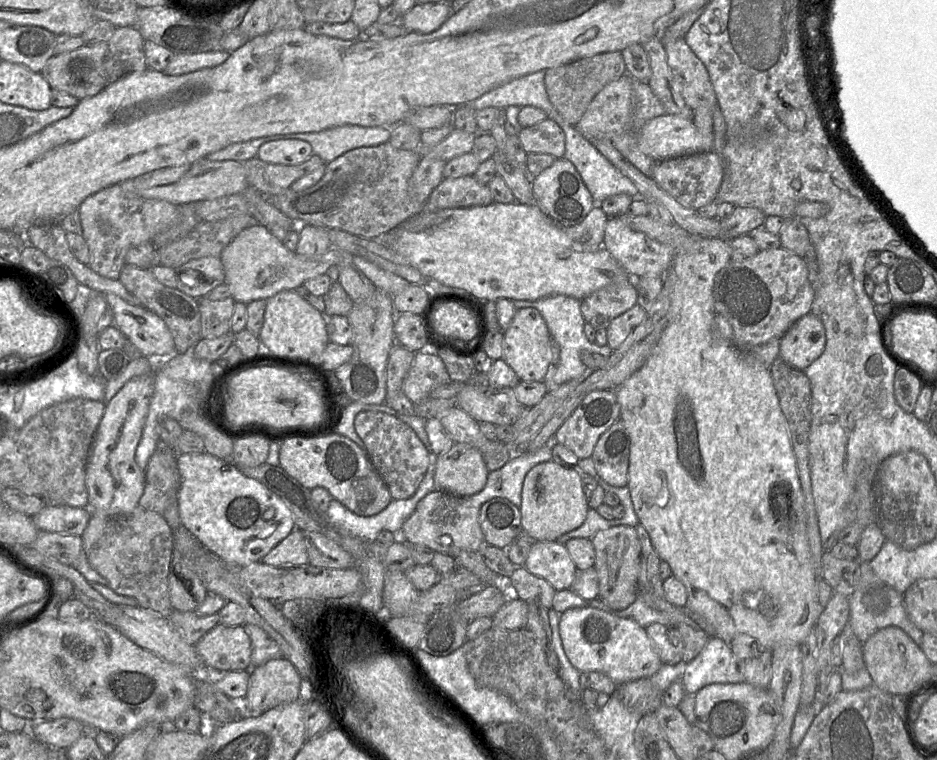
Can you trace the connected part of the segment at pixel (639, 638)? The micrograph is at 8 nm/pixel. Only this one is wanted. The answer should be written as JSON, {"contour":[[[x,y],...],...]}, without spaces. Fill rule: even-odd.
{"contour":[[[591,606],[570,608],[560,617],[559,631],[564,651],[579,671],[598,671],[616,684],[650,678],[663,664],[646,629],[629,618],[622,618]]]}

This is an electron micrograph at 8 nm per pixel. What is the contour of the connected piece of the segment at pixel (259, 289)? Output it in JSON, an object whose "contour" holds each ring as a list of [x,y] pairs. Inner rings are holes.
{"contour":[[[260,224],[241,231],[223,250],[220,259],[225,273],[224,283],[229,286],[235,302],[248,304],[256,300],[267,300],[285,290],[294,290],[337,265],[339,250],[329,249],[319,257],[304,257],[290,251],[283,241],[271,234],[267,227]]]}

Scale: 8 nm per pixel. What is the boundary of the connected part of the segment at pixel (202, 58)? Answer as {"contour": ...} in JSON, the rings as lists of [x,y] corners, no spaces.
{"contour":[[[224,50],[194,54],[175,54],[163,73],[170,76],[188,74],[203,68],[218,66],[224,63],[229,56],[230,53]]]}

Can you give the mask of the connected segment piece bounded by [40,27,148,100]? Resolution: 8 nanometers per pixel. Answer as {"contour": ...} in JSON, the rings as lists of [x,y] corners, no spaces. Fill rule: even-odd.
{"contour":[[[117,27],[108,41],[83,45],[71,52],[55,54],[40,72],[51,89],[83,100],[97,95],[121,78],[148,69],[144,51],[145,39],[136,27]]]}

